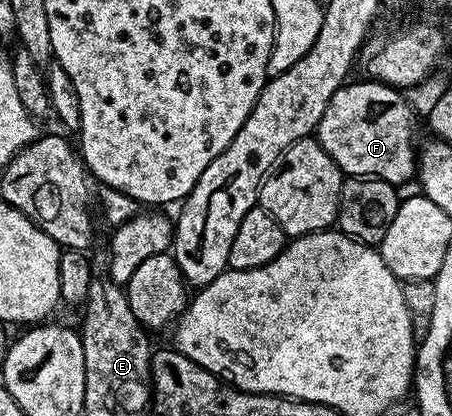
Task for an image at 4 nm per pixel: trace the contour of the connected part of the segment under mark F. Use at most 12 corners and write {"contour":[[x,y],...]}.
{"contour":[[351,80],[316,140],[343,174],[416,177],[416,114],[393,85]]}

